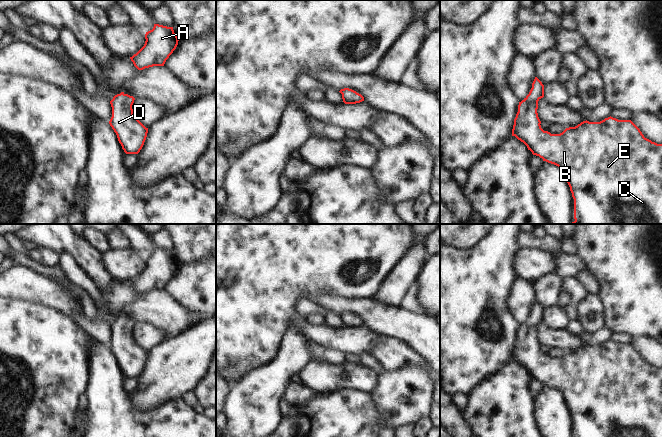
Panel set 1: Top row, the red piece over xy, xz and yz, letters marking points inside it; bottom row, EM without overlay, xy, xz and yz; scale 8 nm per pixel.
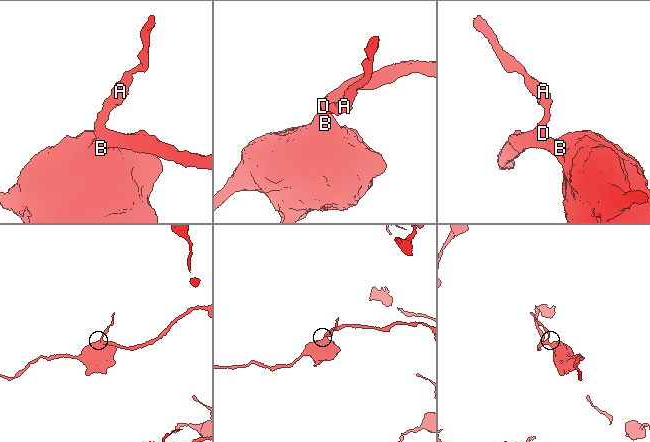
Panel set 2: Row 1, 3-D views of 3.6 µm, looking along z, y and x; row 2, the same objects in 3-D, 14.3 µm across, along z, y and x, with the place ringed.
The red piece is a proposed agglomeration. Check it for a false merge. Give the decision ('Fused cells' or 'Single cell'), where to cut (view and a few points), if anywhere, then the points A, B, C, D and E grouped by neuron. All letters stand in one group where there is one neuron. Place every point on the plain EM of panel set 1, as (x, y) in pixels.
Single cell. No split. Groups: A B C D E.

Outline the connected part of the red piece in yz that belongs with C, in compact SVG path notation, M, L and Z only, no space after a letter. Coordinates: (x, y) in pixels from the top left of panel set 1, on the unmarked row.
M535 301L529 318L518 329L518 336L514 343L512 360L523 366L533 379L539 380L548 387L562 393L574 423L574 437L662 437L662 368L657 368L644 361L640 353L631 344L618 344L613 341L605 342L600 346L583 345L575 351L566 352L560 358L551 358L541 352L538 341L538 325L544 321L544 309Z

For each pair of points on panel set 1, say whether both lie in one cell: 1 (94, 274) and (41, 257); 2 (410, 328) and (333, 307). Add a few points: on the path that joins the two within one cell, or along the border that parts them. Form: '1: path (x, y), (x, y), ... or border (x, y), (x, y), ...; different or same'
1: border (37, 247), (53, 249), (59, 255); different
2: path (391, 321), (377, 316), (366, 308), (352, 306); same

